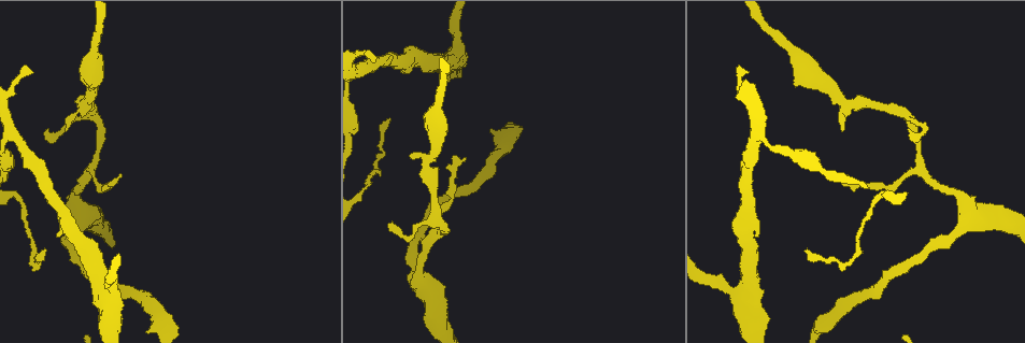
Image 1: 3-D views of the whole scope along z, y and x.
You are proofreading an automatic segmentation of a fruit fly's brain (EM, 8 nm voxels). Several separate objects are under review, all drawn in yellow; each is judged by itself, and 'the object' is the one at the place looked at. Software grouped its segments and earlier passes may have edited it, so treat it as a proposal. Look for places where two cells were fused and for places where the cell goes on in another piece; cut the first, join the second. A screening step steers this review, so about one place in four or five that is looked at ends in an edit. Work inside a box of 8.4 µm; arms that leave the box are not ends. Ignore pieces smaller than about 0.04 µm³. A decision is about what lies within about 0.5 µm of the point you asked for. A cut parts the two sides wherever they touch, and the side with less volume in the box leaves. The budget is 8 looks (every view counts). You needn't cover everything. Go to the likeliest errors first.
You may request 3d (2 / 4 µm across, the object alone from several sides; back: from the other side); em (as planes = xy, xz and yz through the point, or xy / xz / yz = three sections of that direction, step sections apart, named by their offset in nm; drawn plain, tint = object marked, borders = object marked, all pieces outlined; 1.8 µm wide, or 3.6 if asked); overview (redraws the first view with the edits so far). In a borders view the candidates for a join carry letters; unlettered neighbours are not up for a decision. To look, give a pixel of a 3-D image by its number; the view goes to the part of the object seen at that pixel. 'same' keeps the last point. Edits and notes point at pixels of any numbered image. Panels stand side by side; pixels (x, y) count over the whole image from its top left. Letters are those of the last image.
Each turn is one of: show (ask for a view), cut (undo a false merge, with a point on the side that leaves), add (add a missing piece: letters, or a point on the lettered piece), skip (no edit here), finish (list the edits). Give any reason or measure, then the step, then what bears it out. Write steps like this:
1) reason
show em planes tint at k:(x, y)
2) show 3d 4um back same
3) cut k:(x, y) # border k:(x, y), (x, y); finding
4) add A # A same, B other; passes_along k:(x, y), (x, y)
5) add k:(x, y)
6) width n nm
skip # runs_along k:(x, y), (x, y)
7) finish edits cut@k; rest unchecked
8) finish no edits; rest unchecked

branch stops here
show 3d 2um back at 1:(371, 60)

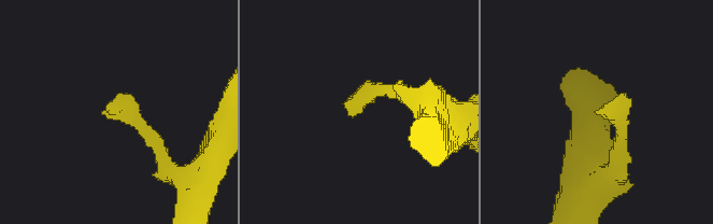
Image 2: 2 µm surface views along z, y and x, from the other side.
show em planes borders at 2:(355, 114)

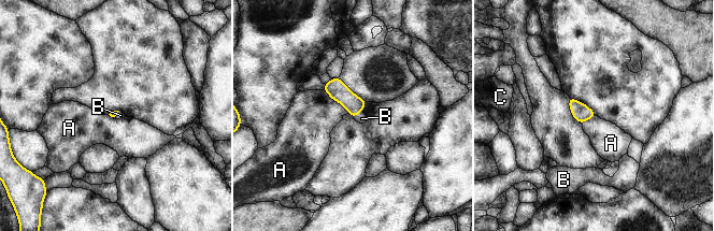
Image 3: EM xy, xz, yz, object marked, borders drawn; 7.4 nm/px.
add B # A other, B same, C other; it goes on there

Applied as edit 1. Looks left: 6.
redraw
show overview

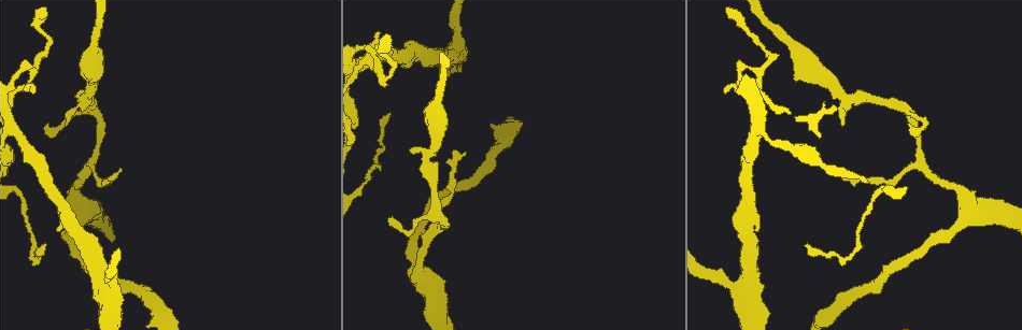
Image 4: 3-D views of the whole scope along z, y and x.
show 3d 4um at 4:(411, 149)

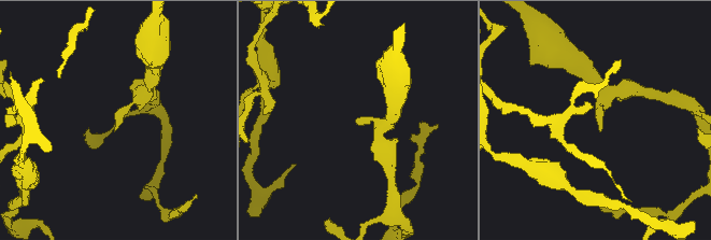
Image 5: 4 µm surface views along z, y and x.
show em planes borders at 5:(115, 129)

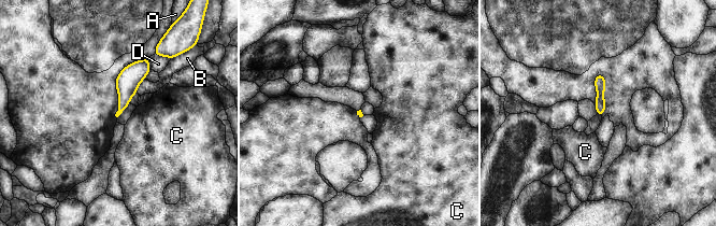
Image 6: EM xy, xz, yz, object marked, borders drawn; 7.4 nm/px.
skip # A other, B other, C other, D other; runs_along 6:(600, 76), (600, 112); none of them fits

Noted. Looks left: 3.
tapers out
show em planes borders at 4:(909, 123)

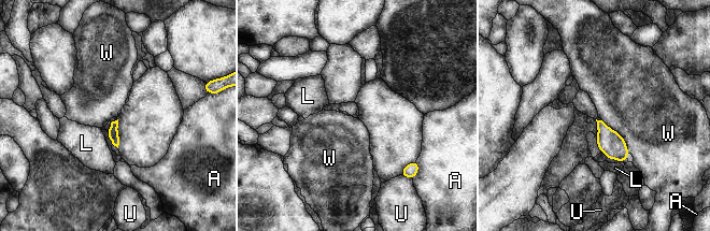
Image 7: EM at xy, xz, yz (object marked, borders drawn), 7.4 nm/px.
skip # A other, L other, U other, W other; border 7:(601, 120), (609, 126); no lettered piece goes on from it

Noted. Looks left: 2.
finish edits add@3; rest unchecked

